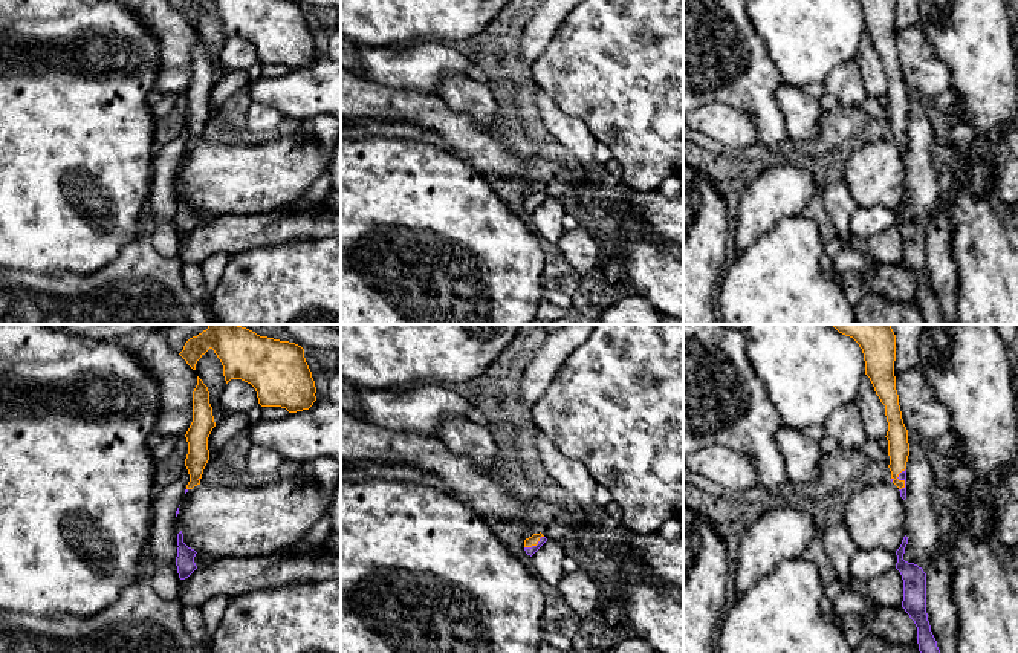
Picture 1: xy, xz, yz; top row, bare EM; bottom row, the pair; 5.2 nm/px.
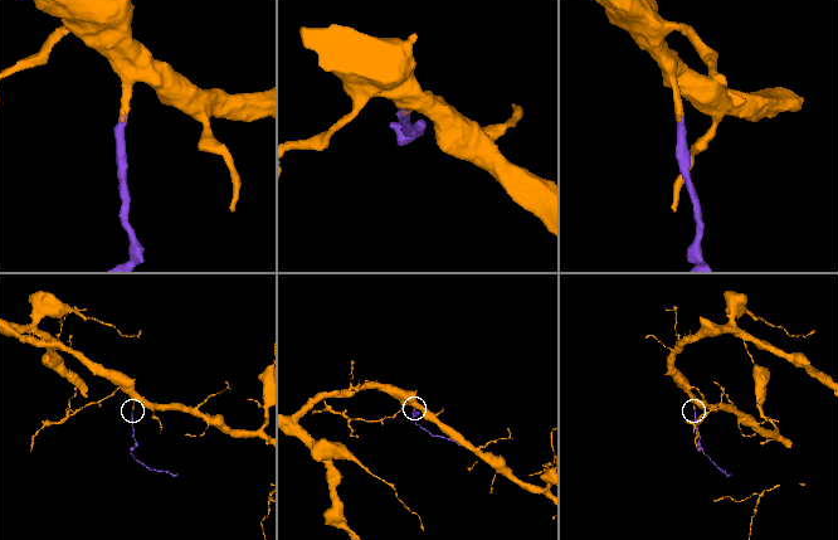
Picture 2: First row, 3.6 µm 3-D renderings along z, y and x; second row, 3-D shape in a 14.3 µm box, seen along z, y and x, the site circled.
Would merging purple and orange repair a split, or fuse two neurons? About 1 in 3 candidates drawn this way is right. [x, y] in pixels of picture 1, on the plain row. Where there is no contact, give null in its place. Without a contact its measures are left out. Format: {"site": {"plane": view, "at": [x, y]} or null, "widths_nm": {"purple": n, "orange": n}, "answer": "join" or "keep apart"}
{"site": {"plane": "yz", "at": [901, 136]}, "widths_nm": {"purple": 50, "orange": 110}, "answer": "join"}

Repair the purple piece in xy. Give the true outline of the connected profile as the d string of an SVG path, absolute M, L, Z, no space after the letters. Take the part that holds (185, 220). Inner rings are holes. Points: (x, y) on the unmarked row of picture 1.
M182 188L177 191L177 203L179 203L176 214L177 231L180 237L185 237L197 226L194 220L194 214L197 210L183 200Z

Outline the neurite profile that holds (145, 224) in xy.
M147 208L138 219L138 236L136 240L141 239L148 239L150 234L153 232L156 225L156 217L154 214L150 211L150 208Z

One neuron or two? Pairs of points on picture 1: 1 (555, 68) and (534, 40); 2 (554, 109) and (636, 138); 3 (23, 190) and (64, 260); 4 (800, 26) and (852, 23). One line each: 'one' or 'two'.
1: two
2: two
3: one
4: one

